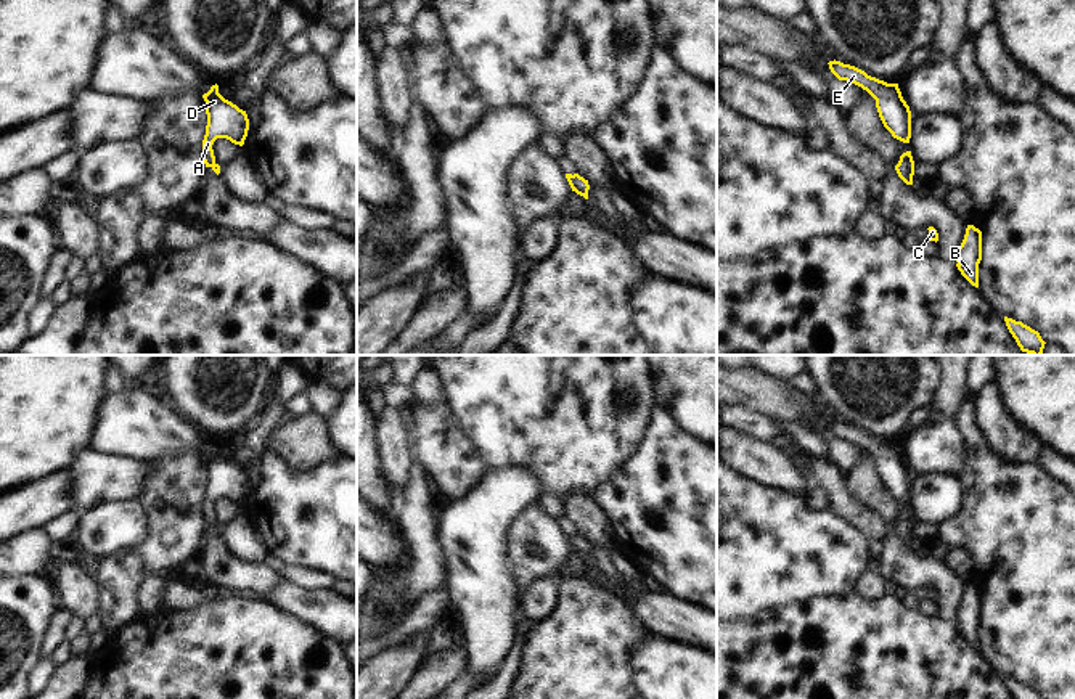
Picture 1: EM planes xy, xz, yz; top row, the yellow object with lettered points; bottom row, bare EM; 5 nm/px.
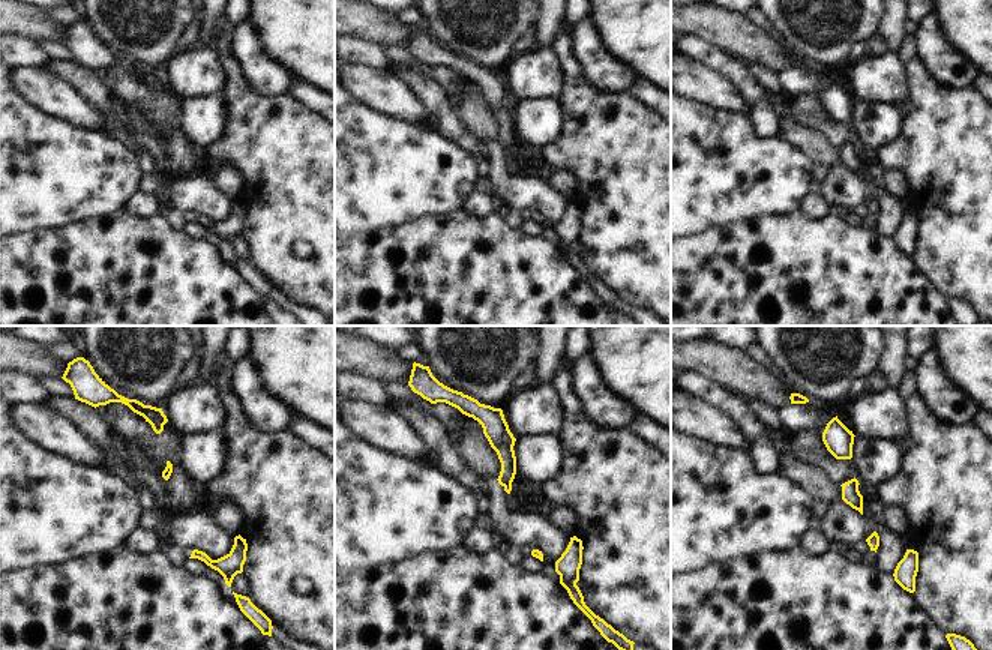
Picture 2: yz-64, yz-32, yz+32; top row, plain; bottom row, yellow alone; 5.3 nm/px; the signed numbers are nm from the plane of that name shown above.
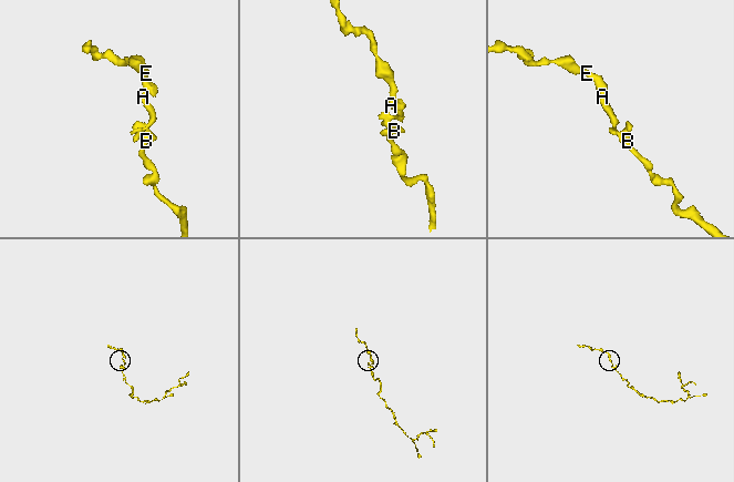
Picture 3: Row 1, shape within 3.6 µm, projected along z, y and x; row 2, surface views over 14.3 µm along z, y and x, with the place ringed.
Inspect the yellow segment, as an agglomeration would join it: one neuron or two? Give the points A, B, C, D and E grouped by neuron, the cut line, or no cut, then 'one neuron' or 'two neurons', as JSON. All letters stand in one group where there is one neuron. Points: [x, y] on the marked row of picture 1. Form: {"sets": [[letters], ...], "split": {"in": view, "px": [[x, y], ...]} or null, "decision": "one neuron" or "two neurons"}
{"sets": [["A", "B", "C", "D", "E"]], "split": null, "decision": "one neuron"}

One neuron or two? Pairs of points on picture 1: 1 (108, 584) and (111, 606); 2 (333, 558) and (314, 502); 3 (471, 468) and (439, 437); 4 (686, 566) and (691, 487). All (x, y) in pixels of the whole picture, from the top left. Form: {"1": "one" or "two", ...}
{"1": "one", "2": "one", "3": "one", "4": "one"}

